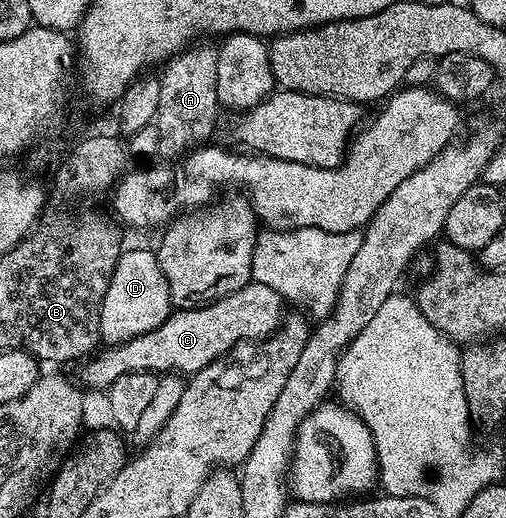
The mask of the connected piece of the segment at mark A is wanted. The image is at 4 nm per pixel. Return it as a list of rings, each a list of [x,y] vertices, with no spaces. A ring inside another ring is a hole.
[[[199,42],[197,45],[191,45],[187,47],[185,51],[179,51],[178,54],[173,55],[173,57],[166,60],[164,64],[164,70],[166,70],[166,72],[161,72],[160,75],[160,101],[158,102],[158,114],[156,116],[156,130],[158,132],[159,140],[161,140],[163,144],[174,143],[175,149],[178,151],[183,150],[182,152],[185,152],[187,149],[193,149],[199,145],[205,144],[207,140],[209,140],[206,138],[208,138],[209,135],[213,133],[214,121],[218,117],[218,111],[220,112],[218,90],[216,89],[216,61],[218,60],[218,47],[214,45],[212,45],[212,47],[209,47],[209,45],[206,43],[209,42]]]

